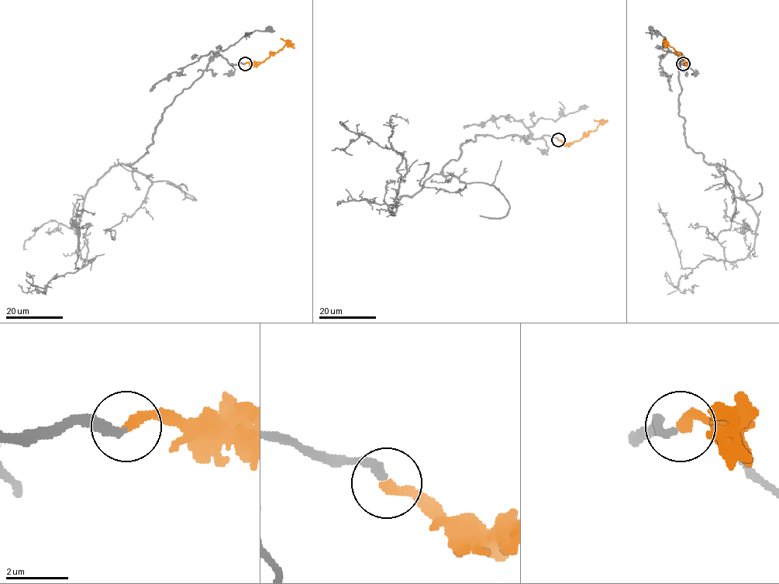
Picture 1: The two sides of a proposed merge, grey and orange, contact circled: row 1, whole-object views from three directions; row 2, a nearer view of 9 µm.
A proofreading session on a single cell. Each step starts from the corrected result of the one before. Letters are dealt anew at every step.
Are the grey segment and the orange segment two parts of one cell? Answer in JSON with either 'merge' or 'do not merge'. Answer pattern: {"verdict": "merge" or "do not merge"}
{"verdict": "merge"}

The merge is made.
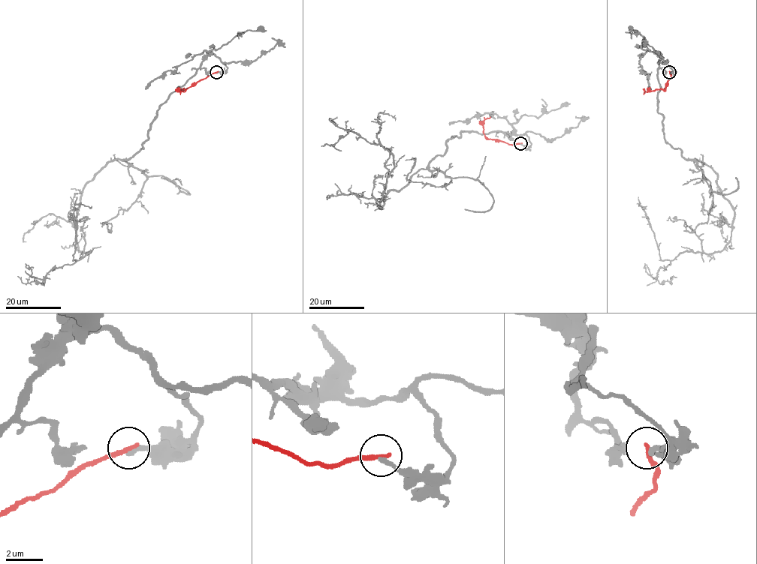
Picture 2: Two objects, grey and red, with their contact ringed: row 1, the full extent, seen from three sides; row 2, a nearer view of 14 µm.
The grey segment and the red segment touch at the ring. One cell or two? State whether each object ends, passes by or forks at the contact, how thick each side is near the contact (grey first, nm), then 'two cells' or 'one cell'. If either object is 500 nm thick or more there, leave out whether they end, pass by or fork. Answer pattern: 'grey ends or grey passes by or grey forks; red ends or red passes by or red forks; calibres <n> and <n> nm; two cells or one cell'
grey ends; red ends; calibres 280 and 280 nm; two cells

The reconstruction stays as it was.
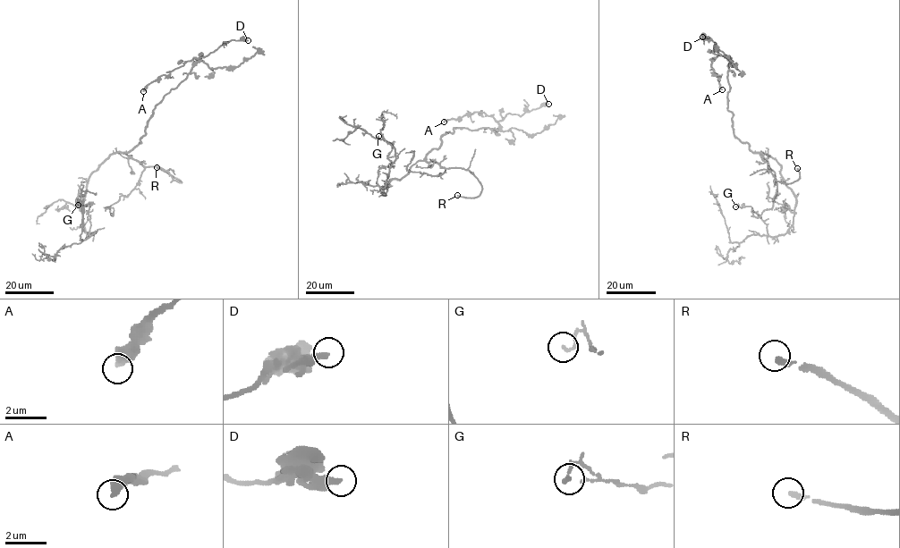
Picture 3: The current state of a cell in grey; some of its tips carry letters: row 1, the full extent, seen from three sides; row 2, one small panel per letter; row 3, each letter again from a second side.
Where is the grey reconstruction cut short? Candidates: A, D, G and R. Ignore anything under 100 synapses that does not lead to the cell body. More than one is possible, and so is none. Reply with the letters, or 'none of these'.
R

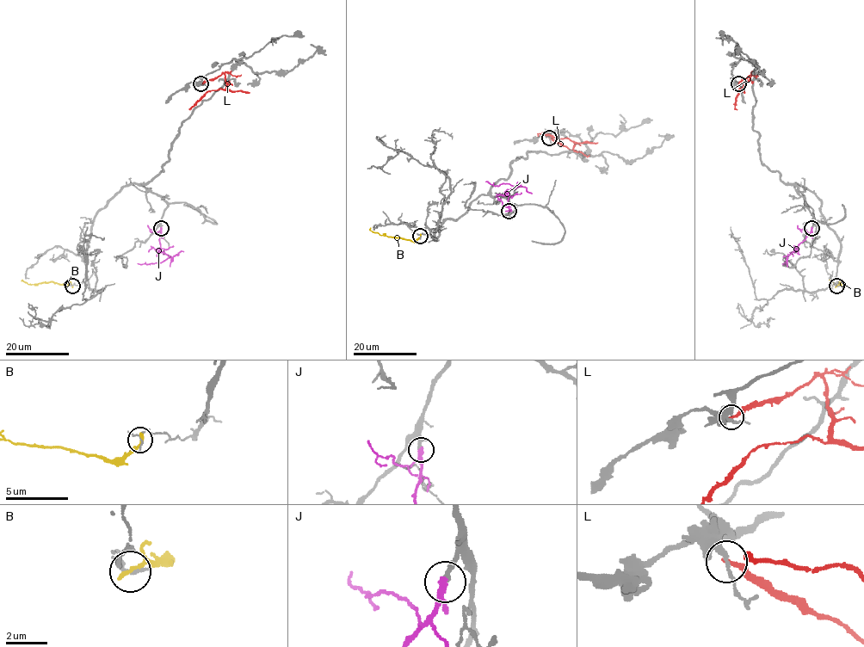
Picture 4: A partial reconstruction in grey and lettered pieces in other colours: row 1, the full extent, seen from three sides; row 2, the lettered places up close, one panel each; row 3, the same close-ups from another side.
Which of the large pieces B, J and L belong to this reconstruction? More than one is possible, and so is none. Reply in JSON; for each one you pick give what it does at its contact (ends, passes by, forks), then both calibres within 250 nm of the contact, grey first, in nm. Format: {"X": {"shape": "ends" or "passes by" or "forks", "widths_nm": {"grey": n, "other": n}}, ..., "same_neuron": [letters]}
{"J": {"shape": "passes by", "widths_nm": {"grey": 240, "other": 240}}, "same_neuron": ["J"]}

